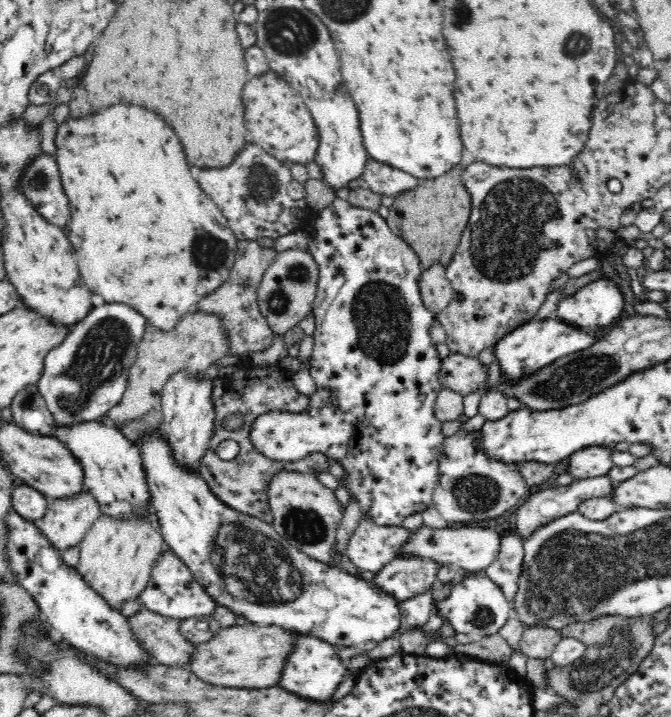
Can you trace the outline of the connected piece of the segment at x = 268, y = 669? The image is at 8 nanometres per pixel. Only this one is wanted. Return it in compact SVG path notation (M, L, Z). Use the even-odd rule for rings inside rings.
M254 623L221 627L216 634L200 644L194 644L187 668L197 679L224 688L258 689L278 685L284 660L294 648L293 631Z

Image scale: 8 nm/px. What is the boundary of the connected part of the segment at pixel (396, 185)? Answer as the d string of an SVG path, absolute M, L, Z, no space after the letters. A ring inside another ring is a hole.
M372 158L366 160L359 178L370 190L386 196L396 196L400 192L406 192L418 186L420 182L419 178Z

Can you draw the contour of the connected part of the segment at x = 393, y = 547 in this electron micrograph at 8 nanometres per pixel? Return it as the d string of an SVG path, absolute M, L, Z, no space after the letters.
M361 519L347 546L348 558L362 571L377 573L401 554L415 530L401 526L378 526L370 519Z

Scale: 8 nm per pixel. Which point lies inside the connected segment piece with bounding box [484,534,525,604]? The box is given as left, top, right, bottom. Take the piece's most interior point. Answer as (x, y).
(505, 571)

